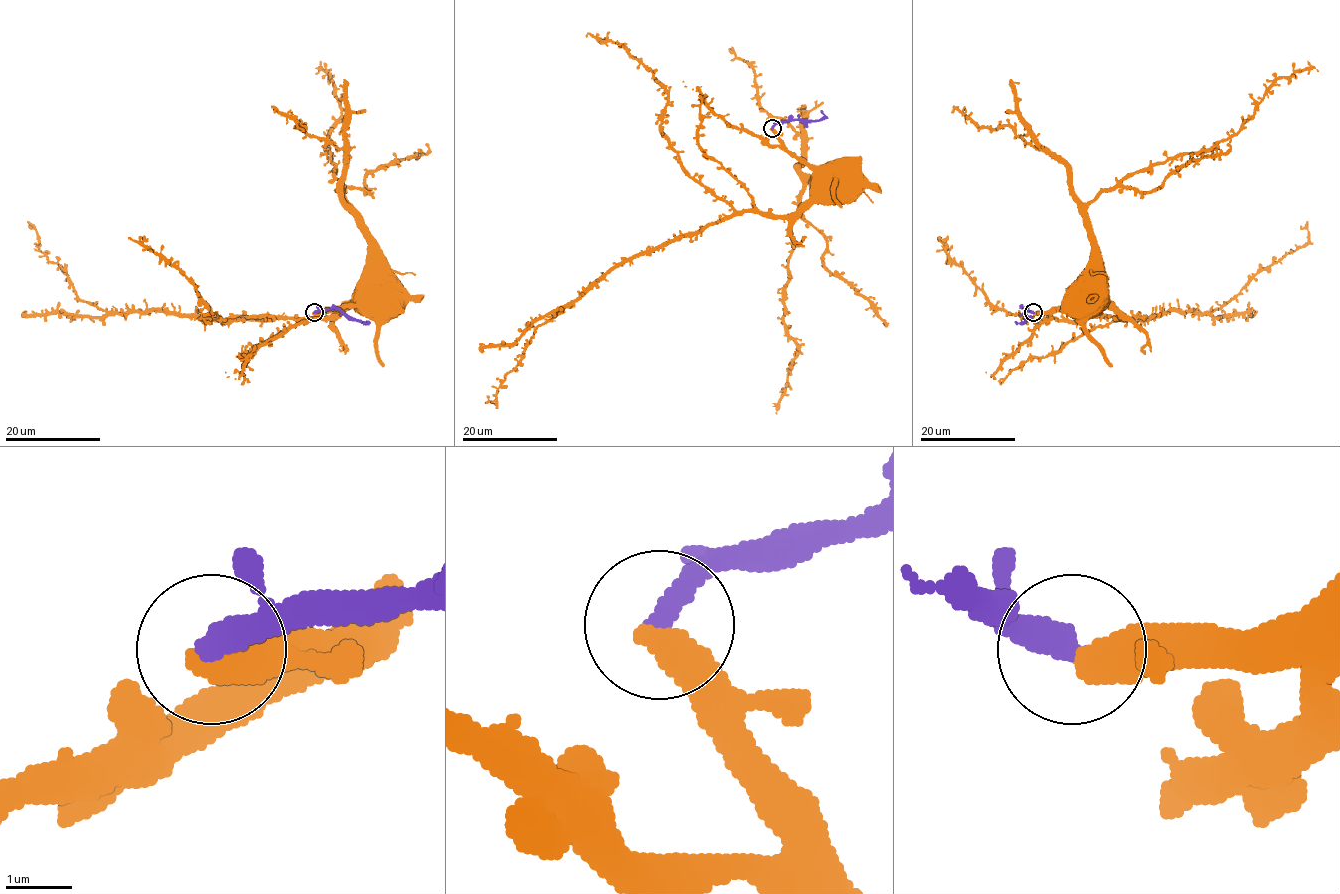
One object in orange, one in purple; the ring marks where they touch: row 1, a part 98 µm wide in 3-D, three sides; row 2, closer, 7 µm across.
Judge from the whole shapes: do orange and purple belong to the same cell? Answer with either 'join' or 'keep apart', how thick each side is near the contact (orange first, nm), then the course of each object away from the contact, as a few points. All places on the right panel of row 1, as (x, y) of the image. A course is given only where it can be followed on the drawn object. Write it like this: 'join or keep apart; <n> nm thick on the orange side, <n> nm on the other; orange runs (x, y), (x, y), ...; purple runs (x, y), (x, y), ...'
keep apart; 550 nm thick on the orange side, 400 nm on the other; orange runs (1032, 313), (1075, 306), (1109, 306), (1116, 319), (1210, 313), (1257, 273), (1300, 248), (1307, 241), (1307, 221); purple runs (1032, 313), (1024, 309), (1025, 320), (1014, 321)

